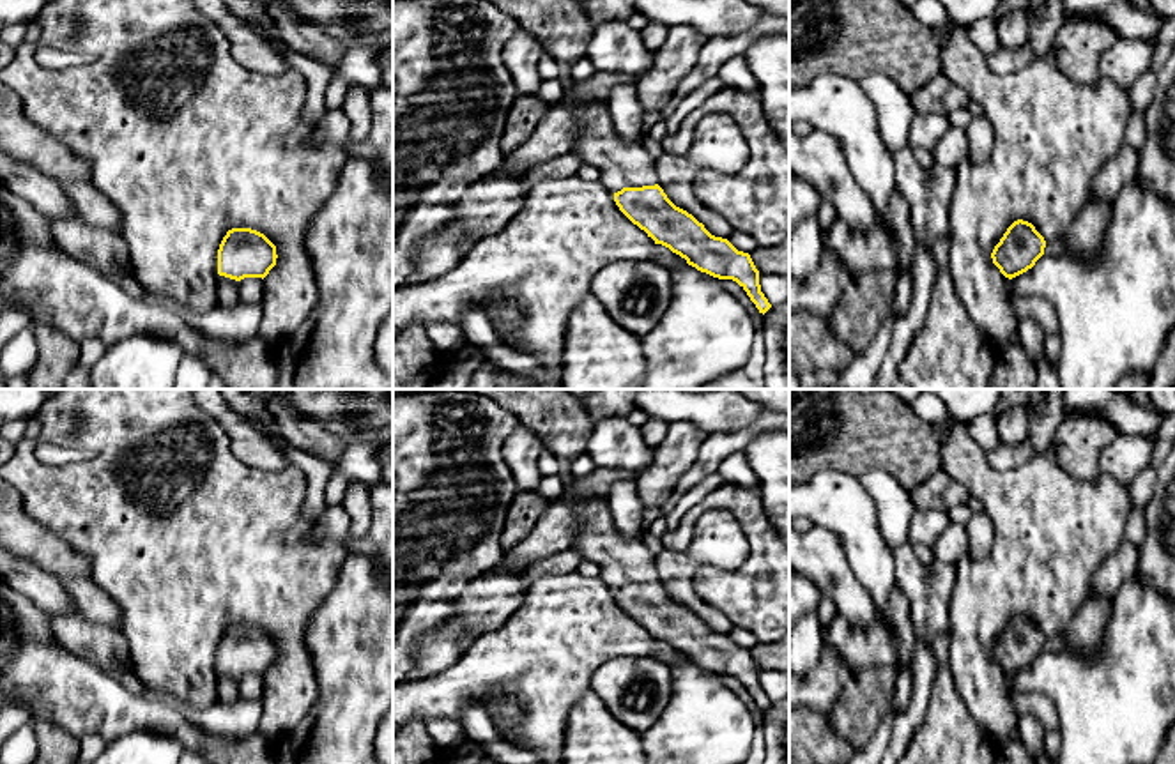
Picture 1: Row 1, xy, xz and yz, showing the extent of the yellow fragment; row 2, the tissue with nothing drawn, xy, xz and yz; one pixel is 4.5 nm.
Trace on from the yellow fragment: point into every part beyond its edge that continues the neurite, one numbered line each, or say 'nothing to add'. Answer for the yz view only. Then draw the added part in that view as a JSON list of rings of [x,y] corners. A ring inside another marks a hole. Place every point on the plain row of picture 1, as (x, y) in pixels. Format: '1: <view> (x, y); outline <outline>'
nothing to add

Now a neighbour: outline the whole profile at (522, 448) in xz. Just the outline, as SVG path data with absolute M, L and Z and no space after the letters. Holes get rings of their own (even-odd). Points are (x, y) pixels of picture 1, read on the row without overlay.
M524 424L506 439L503 456L513 474L517 492L536 492L541 479L536 460L541 451L541 439Z

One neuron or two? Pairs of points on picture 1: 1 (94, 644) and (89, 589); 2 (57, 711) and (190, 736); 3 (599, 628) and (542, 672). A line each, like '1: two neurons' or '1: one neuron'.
1: one neuron
2: one neuron
3: one neuron

